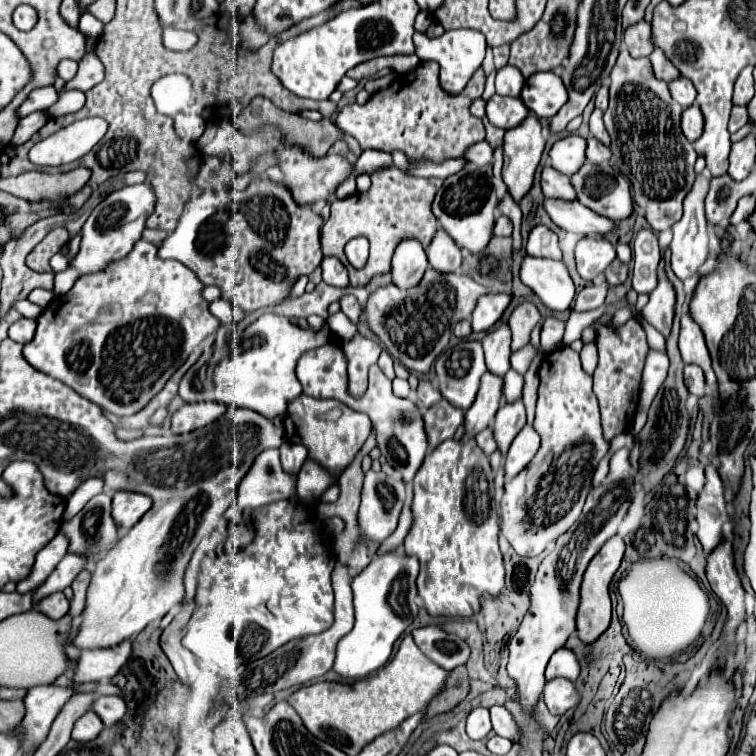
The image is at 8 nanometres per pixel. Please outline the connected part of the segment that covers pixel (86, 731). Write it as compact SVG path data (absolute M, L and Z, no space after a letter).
M94 711L84 713L76 723L74 723L74 731L72 731L72 739L78 743L86 743L96 739L102 733L104 725L100 721L100 717Z

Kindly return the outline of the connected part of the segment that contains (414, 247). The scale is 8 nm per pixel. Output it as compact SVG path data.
M406 239L396 247L392 257L392 281L400 289L410 289L422 281L422 273L428 269L426 253L418 241Z

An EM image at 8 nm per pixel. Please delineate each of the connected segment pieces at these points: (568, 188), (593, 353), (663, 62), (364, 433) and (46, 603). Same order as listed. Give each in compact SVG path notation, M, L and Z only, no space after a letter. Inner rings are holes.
M552 167L542 169L542 191L548 199L566 199L566 201L576 201L574 185L570 185L570 177L558 173Z
M596 341L584 343L584 347L580 351L580 361L582 361L582 367L592 375L594 369L596 369L596 363L598 363L598 345L596 345Z
M654 49L652 55L650 55L650 61L652 61L652 67L654 67L654 75L666 83L674 81L674 77L680 77L678 69L674 69L674 63L660 51L660 49Z
M304 393L290 401L284 417L284 433L290 443L300 443L308 449L308 459L318 461L330 475L338 477L354 461L364 441L370 435L370 419L364 413L350 409L334 399L314 399Z
M52 593L40 601L40 611L50 619L62 619L70 611L70 603L64 593Z

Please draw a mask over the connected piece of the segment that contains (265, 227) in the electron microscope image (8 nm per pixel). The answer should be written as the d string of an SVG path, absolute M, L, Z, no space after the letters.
M260 181L256 185L248 185L244 191L228 189L222 193L206 193L204 197L192 199L186 205L178 227L162 243L162 253L158 249L158 257L184 263L198 275L204 285L220 287L224 291L224 297L230 299L234 307L250 313L284 301L298 277L312 273L320 265L320 221L322 219L318 213L298 207L282 185L274 181Z

